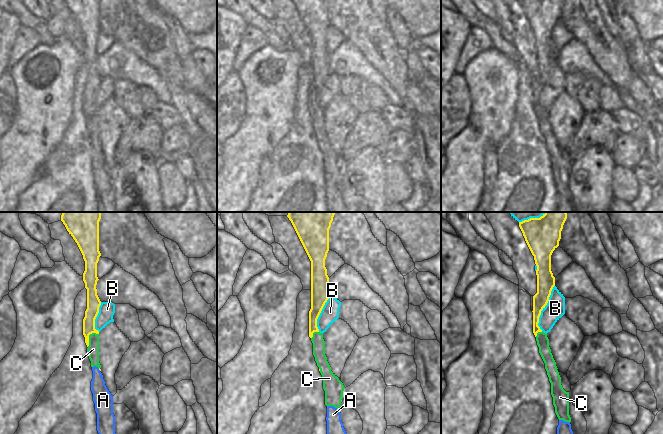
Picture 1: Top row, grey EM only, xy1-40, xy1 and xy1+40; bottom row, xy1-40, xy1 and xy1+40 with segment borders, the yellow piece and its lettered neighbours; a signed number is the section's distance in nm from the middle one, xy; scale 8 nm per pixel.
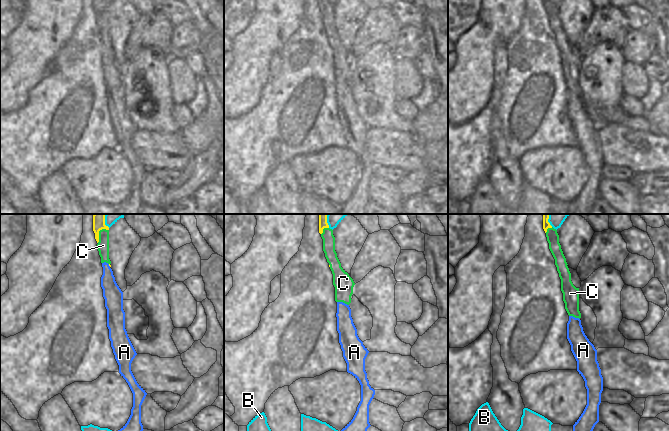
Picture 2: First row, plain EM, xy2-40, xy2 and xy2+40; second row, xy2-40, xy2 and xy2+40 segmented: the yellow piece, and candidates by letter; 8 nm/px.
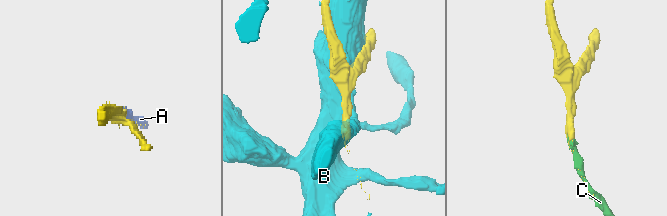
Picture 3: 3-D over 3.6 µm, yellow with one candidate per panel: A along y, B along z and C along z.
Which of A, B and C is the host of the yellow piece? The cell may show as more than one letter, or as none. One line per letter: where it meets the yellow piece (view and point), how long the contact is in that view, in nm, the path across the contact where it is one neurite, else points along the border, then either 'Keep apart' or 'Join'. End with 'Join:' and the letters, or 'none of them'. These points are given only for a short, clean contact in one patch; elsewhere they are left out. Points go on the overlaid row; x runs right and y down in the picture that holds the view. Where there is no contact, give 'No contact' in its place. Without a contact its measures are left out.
A: Touches yellow at xy1-40 (99, 369). Shared border 30 nm. Join
B: Touches yellow at xy1+40 (544, 307). Shared border 380 nm. Keep apart
C: Touches yellow at xy1-40 (88, 336). Shared border 140 nm. Keep apart
Join: A

